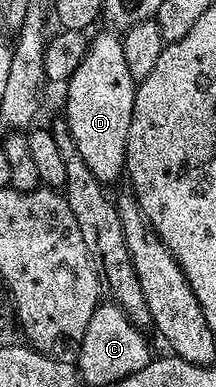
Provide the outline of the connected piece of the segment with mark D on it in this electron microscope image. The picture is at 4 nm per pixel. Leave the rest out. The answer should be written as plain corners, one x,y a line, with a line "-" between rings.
107,31
111,33
99,33
96,37
90,38
87,54
85,59
81,59
81,63
77,67
77,71
73,71
73,75
65,83
65,89
67,89
67,114
65,114
65,120
67,122
67,129
73,135
73,143
77,143
77,151
81,155
81,159
85,163
85,167
89,167
89,171
98,179
104,183
110,183
115,181
118,177
124,176
127,167
127,140
129,139
129,123
133,119
133,103
135,102
135,91
137,83
133,79
133,75
129,75
129,66
125,63
125,51
123,50
123,42
120,34
115,31

